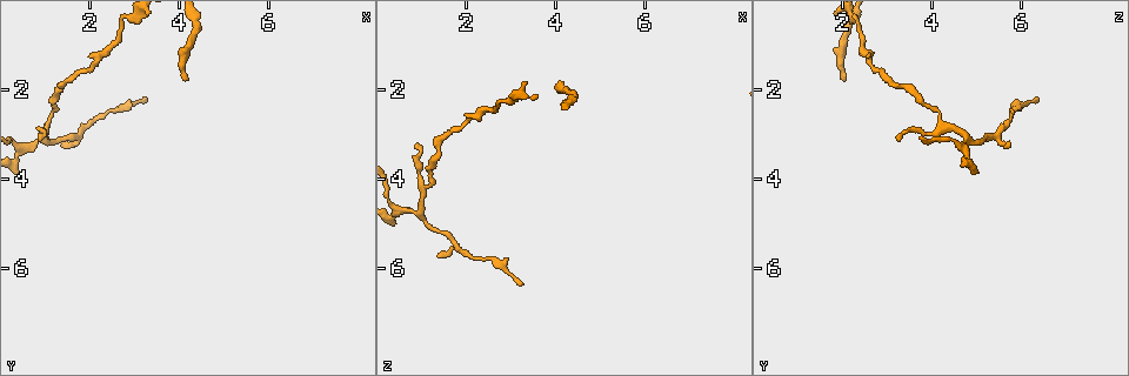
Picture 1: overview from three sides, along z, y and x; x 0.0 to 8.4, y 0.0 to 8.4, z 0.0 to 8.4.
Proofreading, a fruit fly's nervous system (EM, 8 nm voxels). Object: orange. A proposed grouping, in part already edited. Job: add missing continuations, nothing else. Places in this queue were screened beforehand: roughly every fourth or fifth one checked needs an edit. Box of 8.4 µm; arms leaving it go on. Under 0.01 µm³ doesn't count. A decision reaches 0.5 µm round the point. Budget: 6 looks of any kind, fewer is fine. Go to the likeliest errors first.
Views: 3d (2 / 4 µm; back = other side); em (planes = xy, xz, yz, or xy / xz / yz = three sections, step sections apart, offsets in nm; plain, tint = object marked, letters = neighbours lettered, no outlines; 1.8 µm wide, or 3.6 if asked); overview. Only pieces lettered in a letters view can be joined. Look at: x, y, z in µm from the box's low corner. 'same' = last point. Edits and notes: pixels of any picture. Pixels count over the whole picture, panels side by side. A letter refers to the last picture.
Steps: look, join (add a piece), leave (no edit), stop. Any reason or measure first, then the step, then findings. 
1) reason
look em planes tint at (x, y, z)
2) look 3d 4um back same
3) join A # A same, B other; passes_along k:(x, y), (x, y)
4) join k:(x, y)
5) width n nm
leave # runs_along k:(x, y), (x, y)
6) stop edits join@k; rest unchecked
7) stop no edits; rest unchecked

tapers out
look 3d 2um at (4.20, 1.80, 2.00)

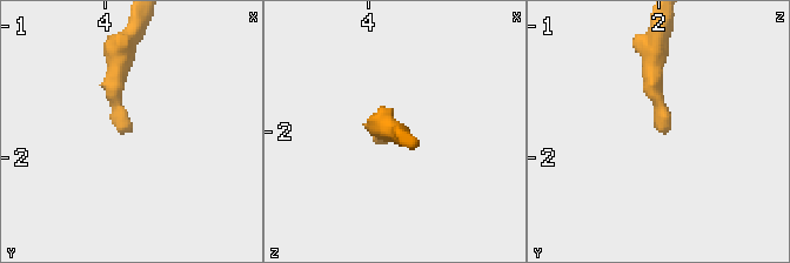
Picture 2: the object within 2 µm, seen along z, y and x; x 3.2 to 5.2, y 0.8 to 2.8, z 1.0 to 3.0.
look em planes letters at (4.22, 1.80, 2.04)

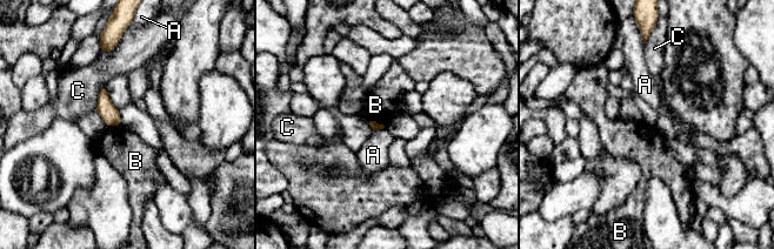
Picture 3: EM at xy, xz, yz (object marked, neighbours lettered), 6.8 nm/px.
longest_contact A 200 nm
leave # A other, B other, C other; border 3:(369, 120), (375, 120), (384, 126); no lettered piece goes on from it

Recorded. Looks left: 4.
thin end
look em planes letters at (3.20, 2.20, 6.45)

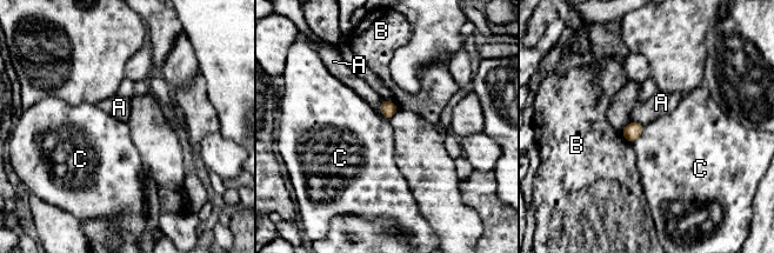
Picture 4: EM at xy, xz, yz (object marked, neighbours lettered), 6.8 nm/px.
width 100 nm
leave # A other, B other, C other; border 4:(644, 126), (640, 135), (634, 141); no lettered piece goes on from it

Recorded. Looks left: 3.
free end
look 3d 2um at (1.40, 3.30, 5.75)

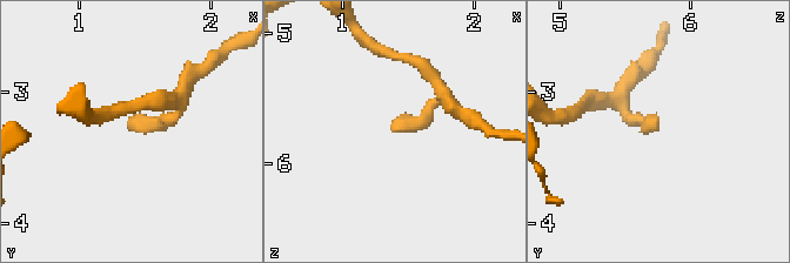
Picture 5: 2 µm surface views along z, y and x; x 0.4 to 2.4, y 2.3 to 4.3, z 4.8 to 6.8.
look em 3.6um xz step 4 letters at (1.38, 3.24, 5.72)

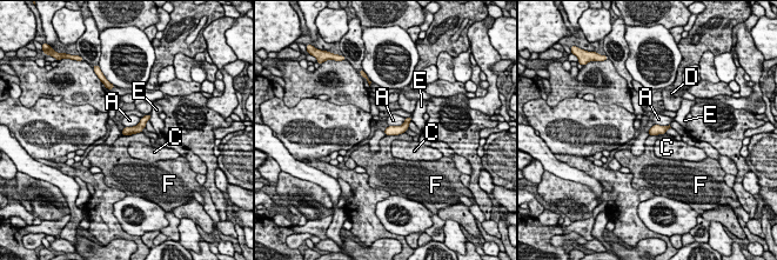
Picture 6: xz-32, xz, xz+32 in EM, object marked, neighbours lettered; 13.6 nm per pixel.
another direction
look em 3.6um planes letters same

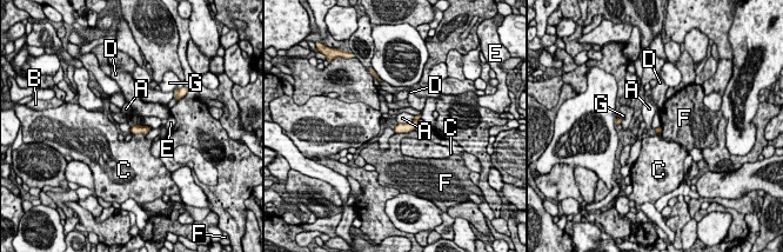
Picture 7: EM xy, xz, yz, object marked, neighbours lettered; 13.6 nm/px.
longest_contact A 280 nm
leave # A other, B other, C other, D other, E other, F other, G other; border 7:(413, 130), (395, 133); none of them fits

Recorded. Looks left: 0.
stop no edits; rest unchecked

